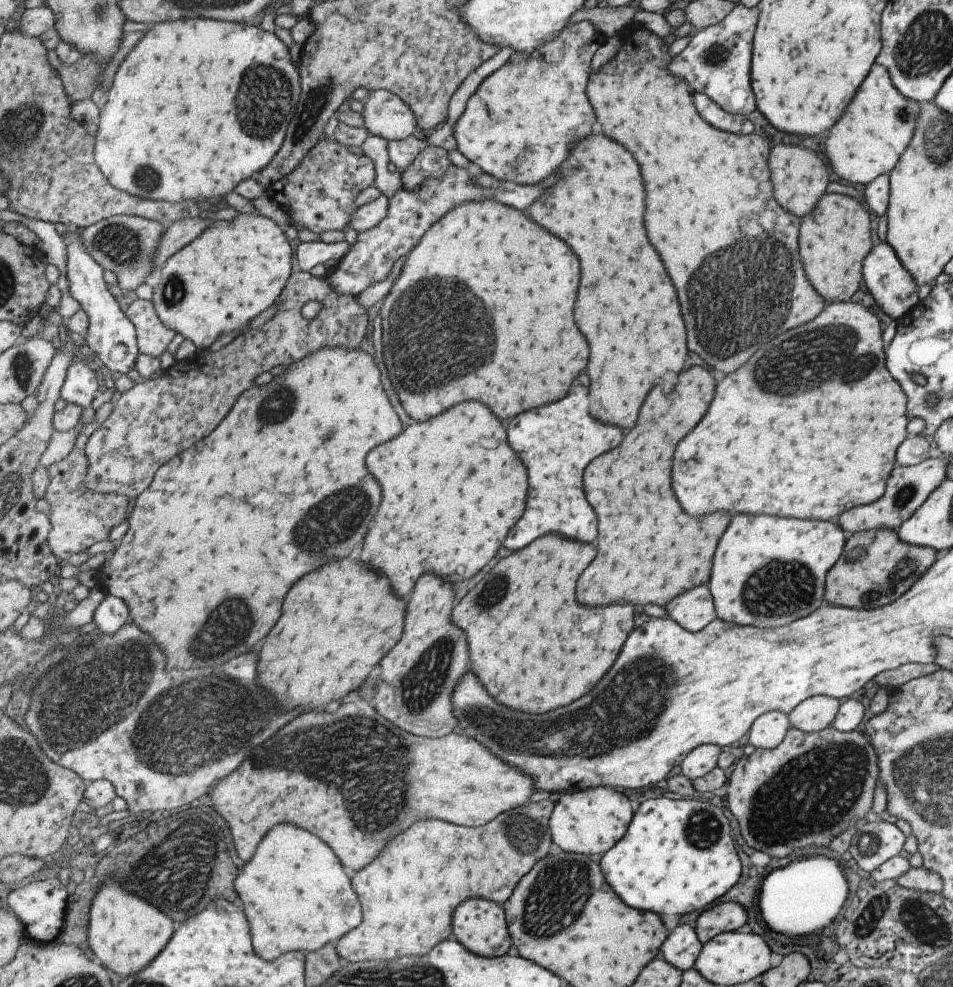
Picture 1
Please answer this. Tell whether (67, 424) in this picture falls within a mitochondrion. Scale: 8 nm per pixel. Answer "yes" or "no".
no

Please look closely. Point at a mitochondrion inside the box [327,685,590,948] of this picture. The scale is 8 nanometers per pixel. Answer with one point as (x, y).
(523, 830)

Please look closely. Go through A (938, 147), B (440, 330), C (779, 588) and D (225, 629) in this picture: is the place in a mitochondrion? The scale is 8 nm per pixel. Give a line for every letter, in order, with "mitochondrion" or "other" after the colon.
A: mitochondrion
B: mitochondrion
C: mitochondrion
D: mitochondrion

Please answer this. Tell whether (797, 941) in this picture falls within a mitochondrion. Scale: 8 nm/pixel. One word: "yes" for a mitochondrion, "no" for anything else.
no

